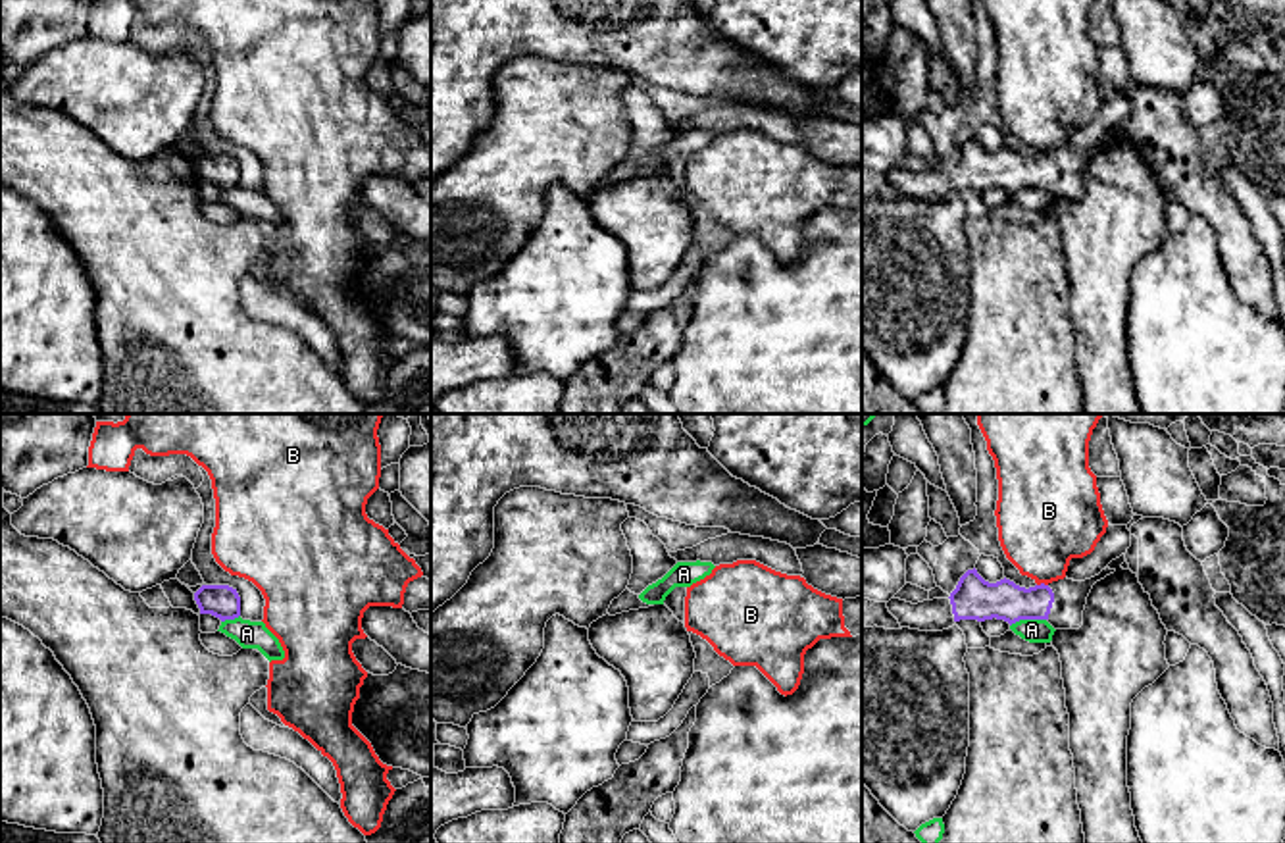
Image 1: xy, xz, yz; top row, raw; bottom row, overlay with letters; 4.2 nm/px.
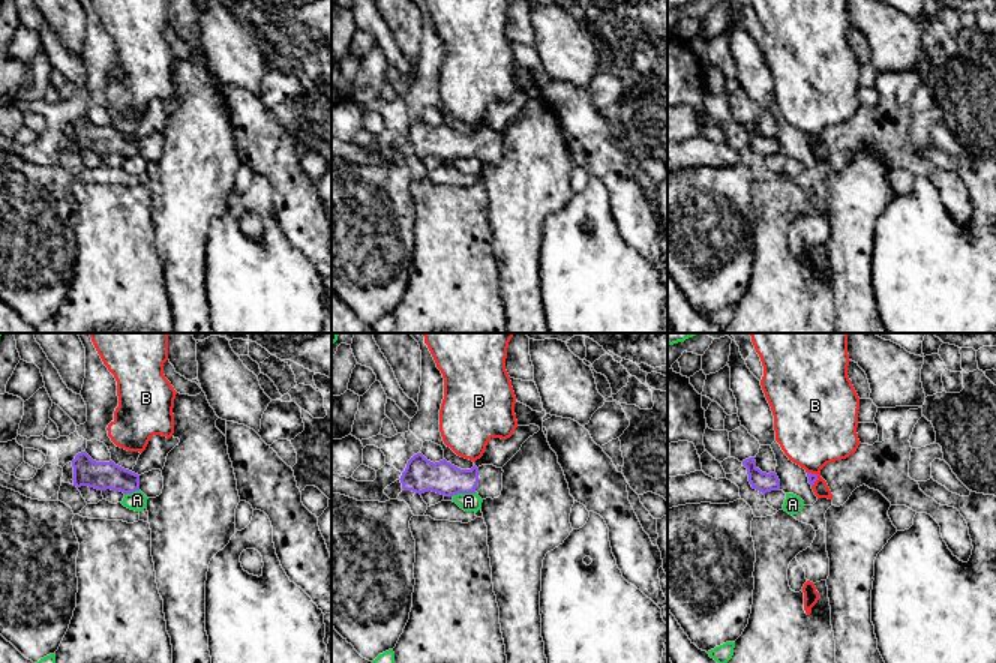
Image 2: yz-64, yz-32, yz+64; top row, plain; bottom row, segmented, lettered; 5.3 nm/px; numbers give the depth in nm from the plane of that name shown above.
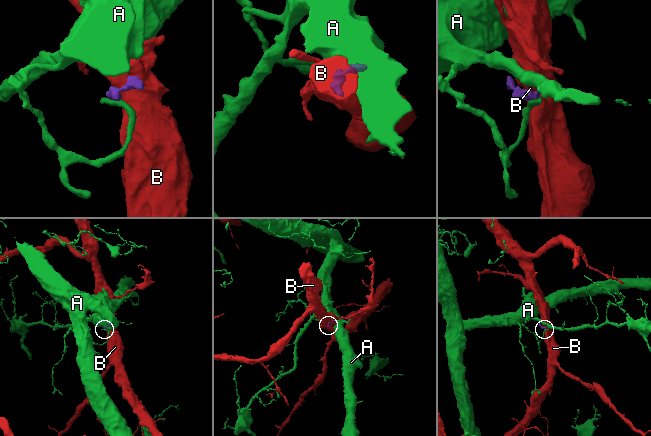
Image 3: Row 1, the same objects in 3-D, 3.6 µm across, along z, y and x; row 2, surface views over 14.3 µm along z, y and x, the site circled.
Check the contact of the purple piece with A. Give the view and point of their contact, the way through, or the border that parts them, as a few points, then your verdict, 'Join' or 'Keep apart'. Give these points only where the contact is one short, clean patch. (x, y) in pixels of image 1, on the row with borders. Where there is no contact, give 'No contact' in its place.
Touches purple at yz (1028, 618). Boundary: yz (1045, 618), (1020, 618), (1010, 626). Keep apart

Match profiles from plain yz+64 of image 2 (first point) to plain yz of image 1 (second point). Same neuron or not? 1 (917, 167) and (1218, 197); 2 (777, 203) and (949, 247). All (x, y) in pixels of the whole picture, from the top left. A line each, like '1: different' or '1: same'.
1: same
2: different

